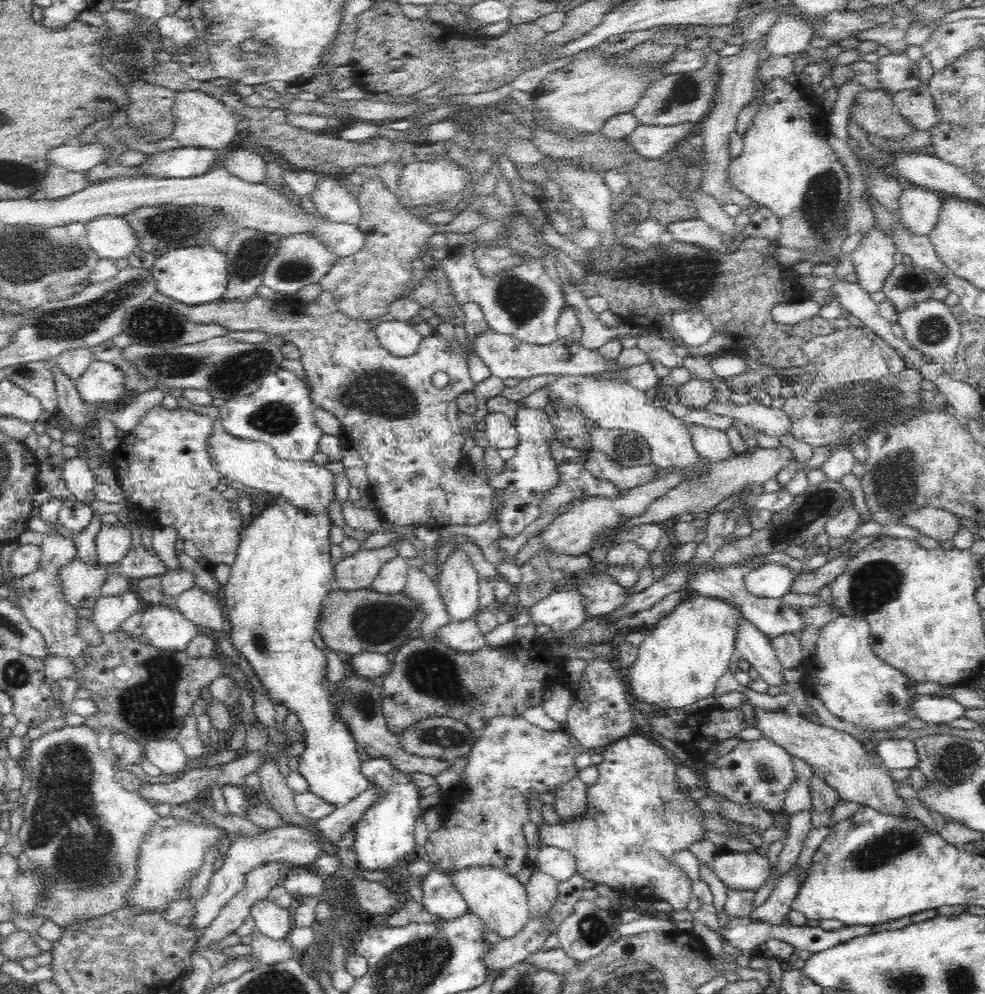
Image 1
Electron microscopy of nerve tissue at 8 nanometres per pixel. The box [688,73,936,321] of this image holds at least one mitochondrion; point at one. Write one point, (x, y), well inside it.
(822, 195)

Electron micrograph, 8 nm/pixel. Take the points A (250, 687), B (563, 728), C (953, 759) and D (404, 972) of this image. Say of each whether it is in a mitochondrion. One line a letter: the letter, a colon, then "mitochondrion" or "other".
A: other
B: other
C: mitochondrion
D: mitochondrion

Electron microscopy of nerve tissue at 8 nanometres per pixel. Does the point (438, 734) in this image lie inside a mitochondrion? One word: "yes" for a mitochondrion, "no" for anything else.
yes

